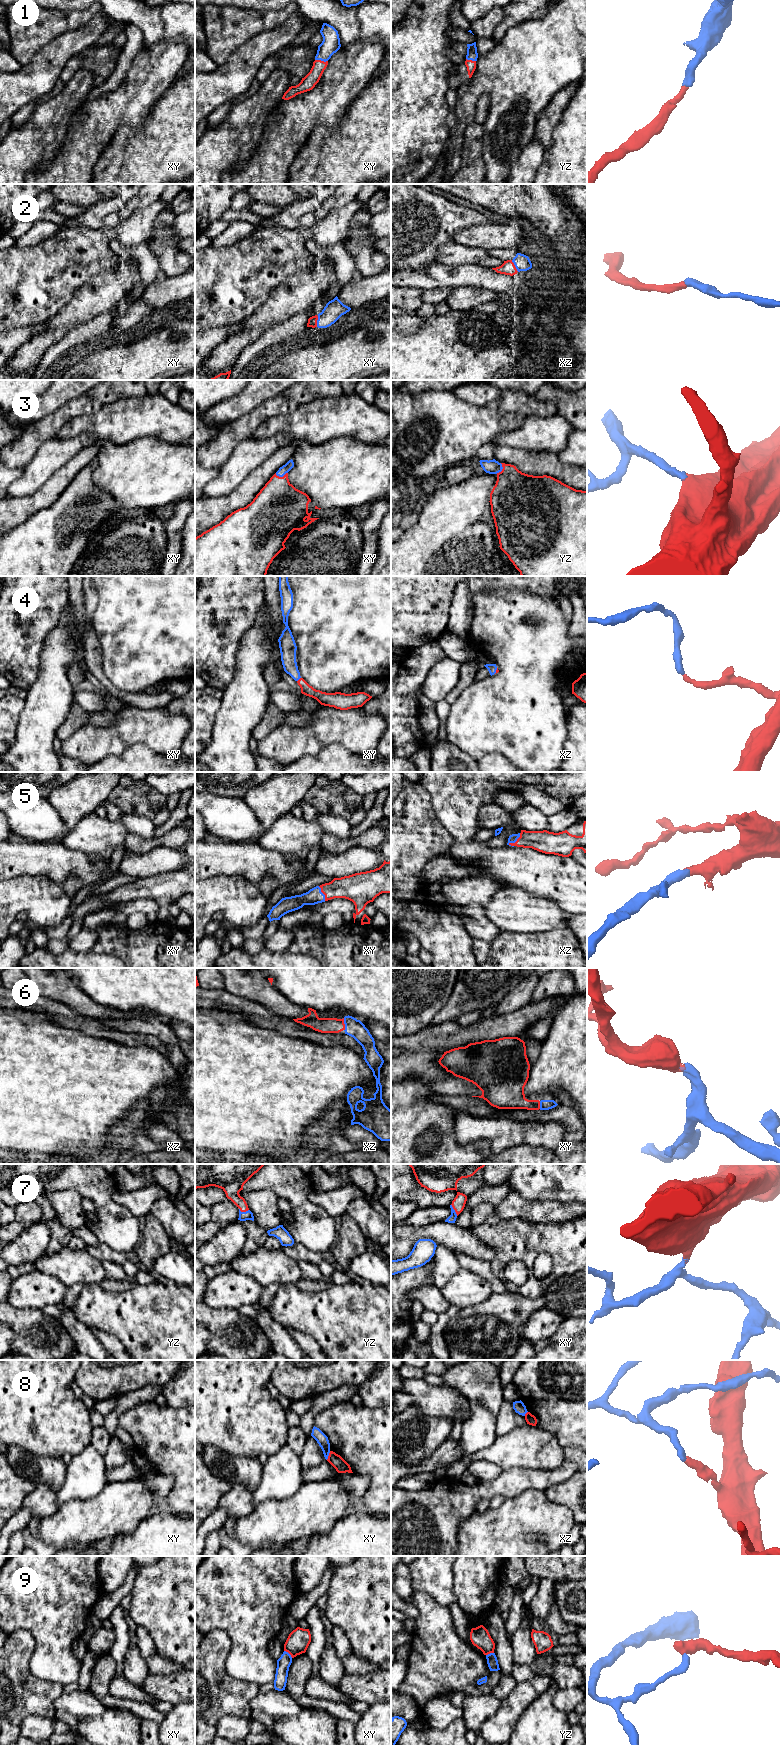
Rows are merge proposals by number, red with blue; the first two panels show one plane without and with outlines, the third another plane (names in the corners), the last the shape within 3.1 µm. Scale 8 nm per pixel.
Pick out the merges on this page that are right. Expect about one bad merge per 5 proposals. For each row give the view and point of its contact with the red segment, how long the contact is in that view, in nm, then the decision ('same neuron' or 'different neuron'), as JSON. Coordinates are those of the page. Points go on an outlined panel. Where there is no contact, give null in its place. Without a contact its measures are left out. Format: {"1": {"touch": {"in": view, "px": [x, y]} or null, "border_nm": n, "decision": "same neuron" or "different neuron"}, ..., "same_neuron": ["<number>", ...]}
{"1": {"touch": {"in": "xy", "px": [320, 60]}, "border_nm": 110, "decision": "same neuron"}, "2": {"touch": {"in": "xz", "px": [514, 266]}, "border_nm": 110, "decision": "same neuron"}, "3": {"touch": {"in": "xy", "px": [281, 477]}, "border_nm": 110, "decision": "same neuron"}, "4": {"touch": {"in": "xy", "px": [299, 679]}, "border_nm": 50, "decision": "same neuron"}, "5": {"touch": {"in": "xz", "px": [516, 841]}, "border_nm": 140, "decision": "same neuron"}, "6": {"touch": {"in": "xz", "px": [344, 1024]}, "border_nm": 100, "decision": "same neuron"}, "7": {"touch": {"in": "xy", "px": [454, 1209]}, "border_nm": 110, "decision": "same neuron"}, "8": {"touch": {"in": "xy", "px": [329, 1455]}, "border_nm": 80, "decision": "different neuron"}, "9": {"touch": {"in": "xy", "px": [288, 1652]}, "border_nm": 90, "decision": "different neuron"}, "same_neuron": ["1", "2", "3", "4", "5", "6", "7"]}

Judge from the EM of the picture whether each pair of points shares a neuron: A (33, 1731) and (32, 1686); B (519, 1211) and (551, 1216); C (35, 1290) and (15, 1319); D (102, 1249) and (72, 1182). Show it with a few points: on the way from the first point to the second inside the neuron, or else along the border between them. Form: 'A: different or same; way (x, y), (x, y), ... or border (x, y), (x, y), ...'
A: different; border (53, 1718), (28, 1715), (22, 1722), (19, 1734)
B: same; way (527, 1211), (543, 1211)
C: different; border (10, 1303), (16, 1307), (40, 1309)
D: different; border (98, 1241), (121, 1251)

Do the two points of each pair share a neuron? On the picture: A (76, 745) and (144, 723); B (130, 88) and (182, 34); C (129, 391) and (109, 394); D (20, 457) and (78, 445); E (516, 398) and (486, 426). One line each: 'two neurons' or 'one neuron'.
A: one neuron
B: two neurons
C: one neuron
D: two neurons
E: two neurons

